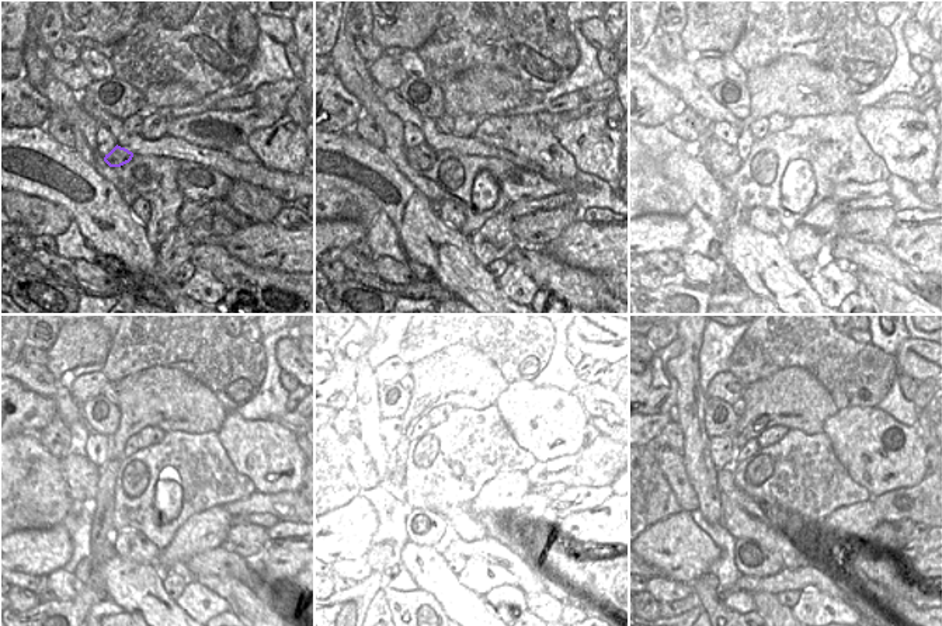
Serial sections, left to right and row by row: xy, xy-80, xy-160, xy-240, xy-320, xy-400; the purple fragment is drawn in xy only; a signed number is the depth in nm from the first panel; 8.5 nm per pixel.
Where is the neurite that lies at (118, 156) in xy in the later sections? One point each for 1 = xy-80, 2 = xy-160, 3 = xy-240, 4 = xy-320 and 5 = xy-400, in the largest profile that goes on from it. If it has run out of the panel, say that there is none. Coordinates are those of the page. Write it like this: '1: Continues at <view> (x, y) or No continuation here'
1: Continues at xy-80 (420, 157)
2: Continues at xy-160 (722, 159)
3: Continues at xy-240 (80, 473)
4: Continues at xy-320 (369, 469)
5: Continues at xy-400 (671, 463).

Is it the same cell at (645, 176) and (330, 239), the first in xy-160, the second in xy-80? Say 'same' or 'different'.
different

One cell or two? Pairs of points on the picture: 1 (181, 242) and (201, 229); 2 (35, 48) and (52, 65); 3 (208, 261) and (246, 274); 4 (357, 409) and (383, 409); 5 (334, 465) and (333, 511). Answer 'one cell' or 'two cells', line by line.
1: two cells
2: two cells
3: one cell
4: two cells
5: one cell

